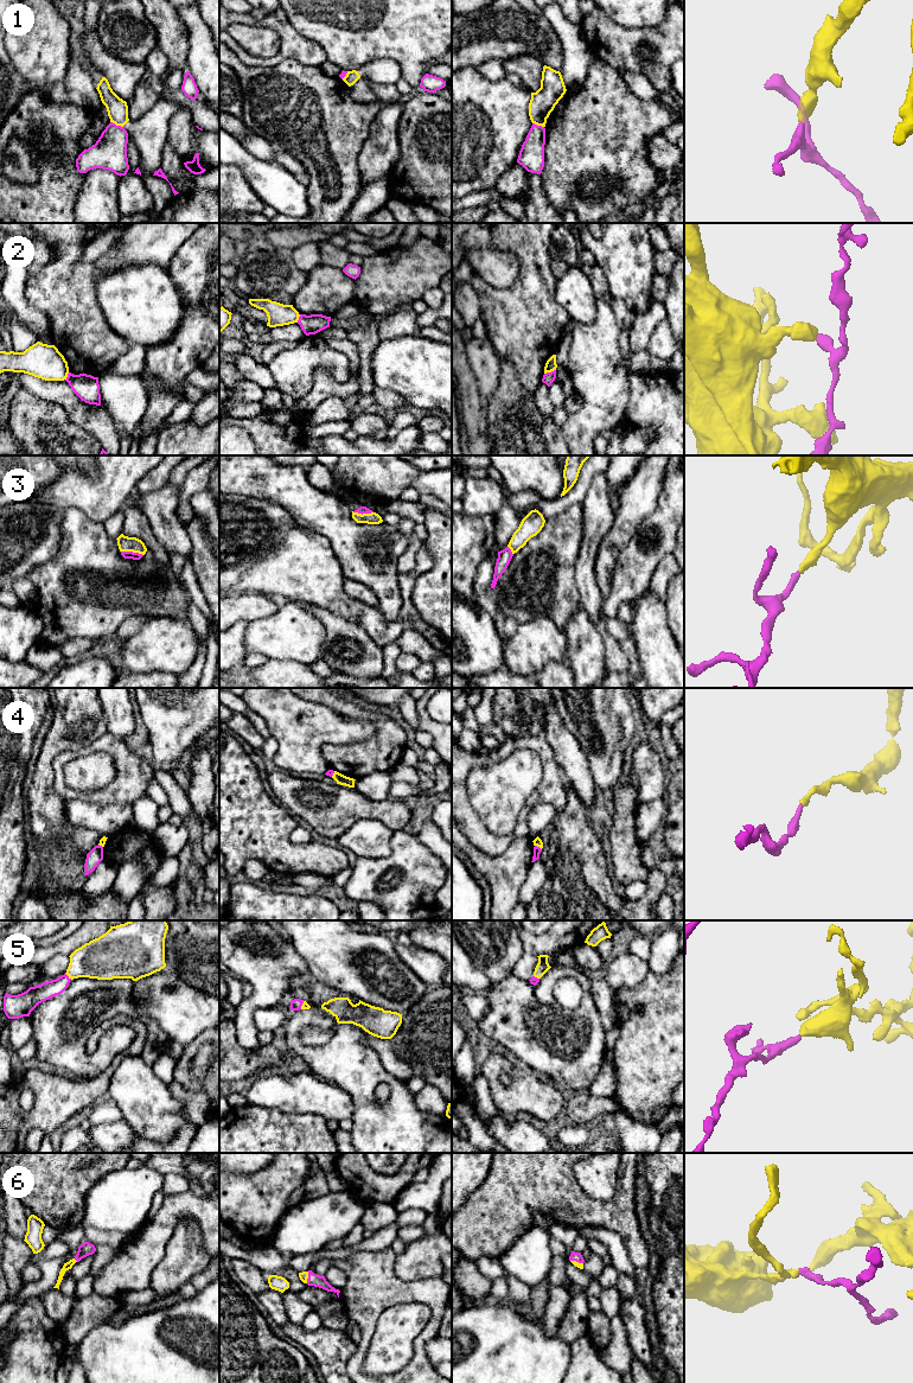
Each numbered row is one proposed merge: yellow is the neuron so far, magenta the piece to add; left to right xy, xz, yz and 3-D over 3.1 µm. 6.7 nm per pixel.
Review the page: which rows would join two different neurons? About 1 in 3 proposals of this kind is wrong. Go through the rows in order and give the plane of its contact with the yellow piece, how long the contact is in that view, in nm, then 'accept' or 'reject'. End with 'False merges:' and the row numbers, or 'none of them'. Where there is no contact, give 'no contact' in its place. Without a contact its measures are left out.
1: contact in xy; length 100 nm; reject
2: contact in yz; length 90 nm; reject
3: contact in xy; length 160 nm; accept
4: contact in yz; length 60 nm; accept
5: contact in xy; length 60 nm; accept
6: contact in xz; length 80 nm; accept
False merges: 1, 2

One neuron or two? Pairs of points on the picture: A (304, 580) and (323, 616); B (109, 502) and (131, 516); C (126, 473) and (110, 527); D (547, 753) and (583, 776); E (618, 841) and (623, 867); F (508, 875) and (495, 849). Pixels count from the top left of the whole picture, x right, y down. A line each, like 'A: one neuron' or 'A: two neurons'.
A: two neurons
B: two neurons
C: two neurons
D: two neurons
E: one neuron
F: two neurons

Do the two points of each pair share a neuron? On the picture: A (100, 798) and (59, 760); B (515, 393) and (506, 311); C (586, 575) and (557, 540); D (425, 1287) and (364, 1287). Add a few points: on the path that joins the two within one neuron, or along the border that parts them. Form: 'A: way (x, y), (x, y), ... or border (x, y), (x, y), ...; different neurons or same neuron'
A: way (84, 796), (70, 794), (59, 783), (59, 776); same neuron
B: border (500, 359), (506, 359), (514, 367), (525, 390); different neurons
C: border (582, 535), (574, 574), (576, 590); different neurons
D: way (409, 1288), (380, 1288); same neuron

